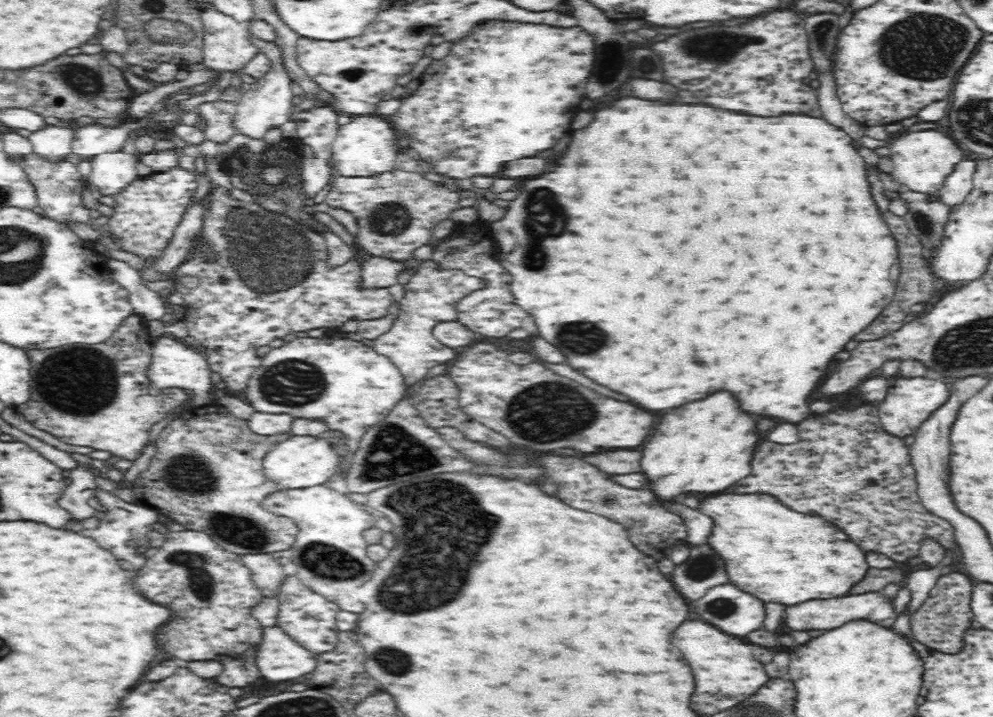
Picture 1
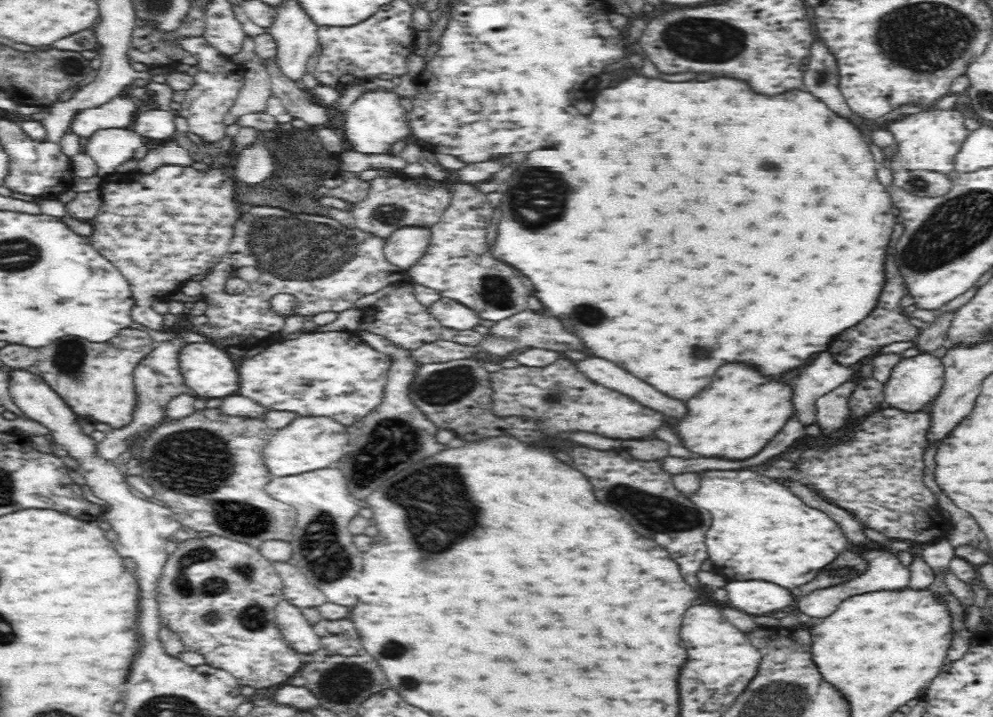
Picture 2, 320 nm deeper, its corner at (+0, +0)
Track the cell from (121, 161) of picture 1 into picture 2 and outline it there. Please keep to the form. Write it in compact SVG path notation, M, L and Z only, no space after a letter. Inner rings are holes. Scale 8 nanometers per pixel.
M132 126L129 128L108 128L96 130L90 138L83 140L85 152L96 161L97 174L116 173L116 166L124 164L134 156L137 148L146 144Z

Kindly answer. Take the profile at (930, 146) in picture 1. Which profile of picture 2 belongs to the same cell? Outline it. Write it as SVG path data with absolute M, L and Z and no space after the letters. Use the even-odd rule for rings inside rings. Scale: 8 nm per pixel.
M922 110L916 114L906 115L894 120L886 126L895 138L898 148L894 160L898 166L906 170L933 170L948 174L955 169L955 156L970 134L971 130L964 125L965 117L958 110Z

